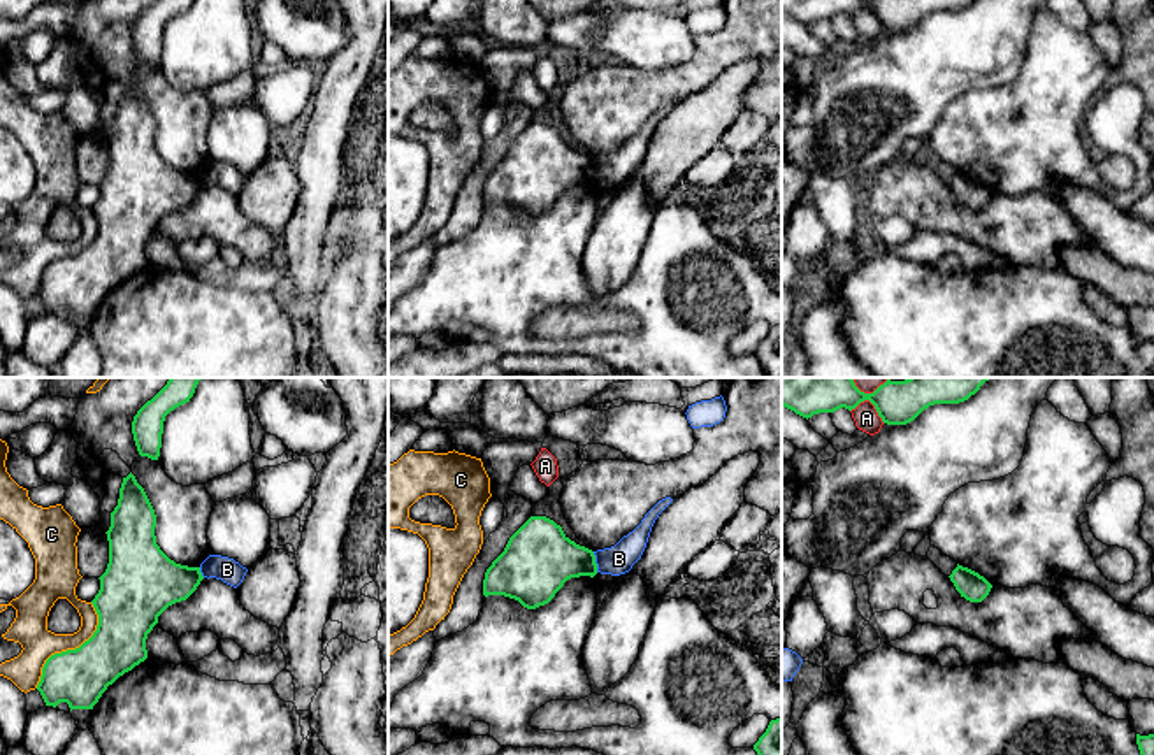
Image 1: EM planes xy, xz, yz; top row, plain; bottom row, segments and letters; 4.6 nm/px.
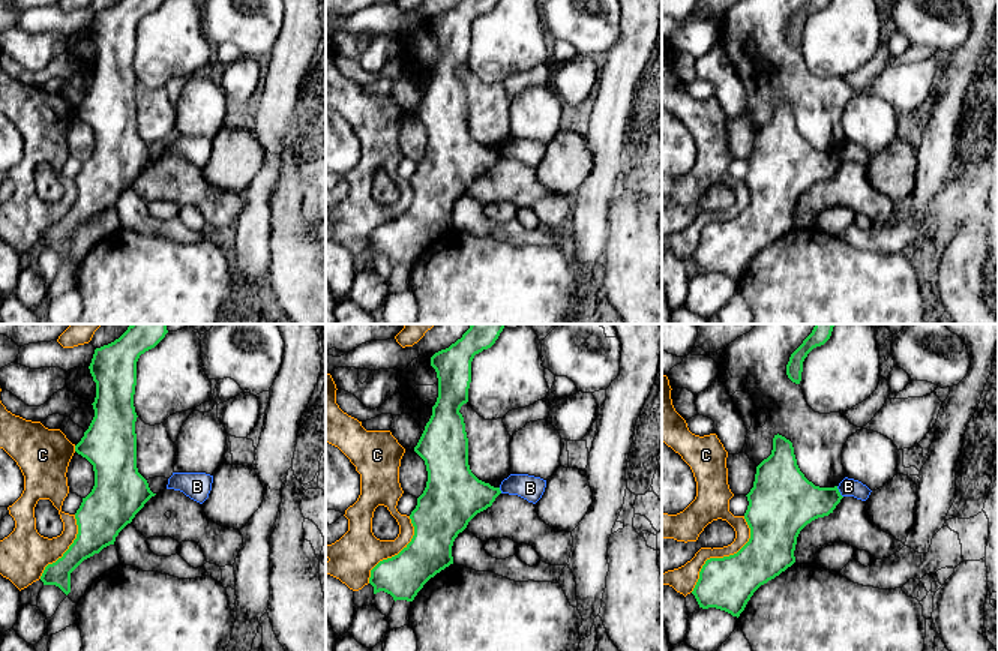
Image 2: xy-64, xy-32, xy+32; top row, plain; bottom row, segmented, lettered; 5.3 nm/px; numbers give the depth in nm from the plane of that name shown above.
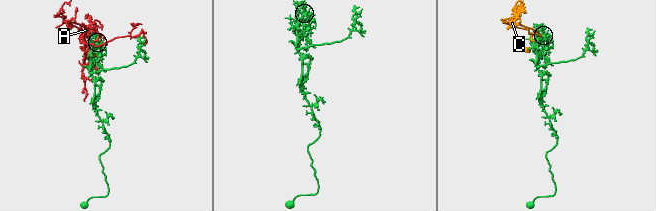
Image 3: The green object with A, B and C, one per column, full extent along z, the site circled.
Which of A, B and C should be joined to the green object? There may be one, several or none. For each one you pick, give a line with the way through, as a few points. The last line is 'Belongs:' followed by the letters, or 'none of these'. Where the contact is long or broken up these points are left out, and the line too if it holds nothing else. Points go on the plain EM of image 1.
Belongs: none of these

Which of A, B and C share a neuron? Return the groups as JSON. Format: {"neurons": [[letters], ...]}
{"neurons": [["A"], ["B"], ["C"]]}

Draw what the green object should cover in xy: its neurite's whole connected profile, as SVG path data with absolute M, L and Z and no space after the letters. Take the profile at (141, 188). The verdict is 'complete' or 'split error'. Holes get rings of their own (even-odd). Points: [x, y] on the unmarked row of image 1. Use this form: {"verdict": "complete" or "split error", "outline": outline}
{"verdict": "complete", "outline": "M130 79L123 84L118 112L111 119L109 170L98 184L100 197L91 207L98 232L93 242L76 256L51 262L37 291L46 313L67 309L72 316L93 316L102 300L119 283L148 265L146 246L158 223L172 211L186 207L204 186L200 174L188 174L170 167L156 151L156 121Z"}

